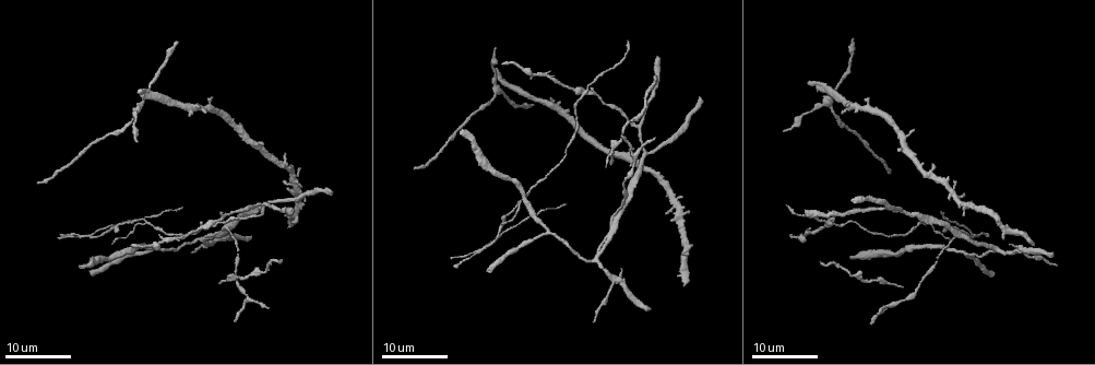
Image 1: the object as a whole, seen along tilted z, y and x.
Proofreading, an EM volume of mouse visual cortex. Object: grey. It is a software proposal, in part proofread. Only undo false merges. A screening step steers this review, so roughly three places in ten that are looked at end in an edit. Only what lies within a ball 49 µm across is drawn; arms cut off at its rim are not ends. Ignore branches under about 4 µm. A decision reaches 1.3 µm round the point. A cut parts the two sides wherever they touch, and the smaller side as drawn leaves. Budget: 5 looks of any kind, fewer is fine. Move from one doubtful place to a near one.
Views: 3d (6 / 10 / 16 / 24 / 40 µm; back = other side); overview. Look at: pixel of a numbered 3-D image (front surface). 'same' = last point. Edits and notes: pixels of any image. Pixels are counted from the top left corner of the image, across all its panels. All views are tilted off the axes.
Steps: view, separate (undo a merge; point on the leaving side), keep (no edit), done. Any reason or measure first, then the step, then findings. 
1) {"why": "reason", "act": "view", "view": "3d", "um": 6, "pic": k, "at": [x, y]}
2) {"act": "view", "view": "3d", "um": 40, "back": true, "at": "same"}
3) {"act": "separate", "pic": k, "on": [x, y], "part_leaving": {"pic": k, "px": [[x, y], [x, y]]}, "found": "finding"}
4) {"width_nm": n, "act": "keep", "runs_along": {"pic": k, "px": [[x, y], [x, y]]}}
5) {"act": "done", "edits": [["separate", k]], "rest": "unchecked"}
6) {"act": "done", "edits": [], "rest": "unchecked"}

{"act": "view", "view": "3d", "um": 24, "pic": 1, "at": [612, 282]}

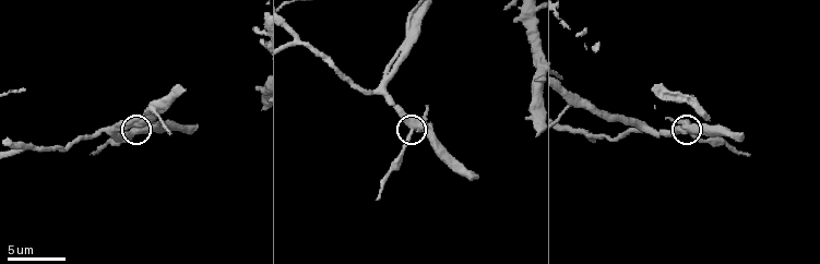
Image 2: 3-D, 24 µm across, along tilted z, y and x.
{"act": "view", "view": "3d", "um": 10, "pic": 2, "at": [414, 128]}

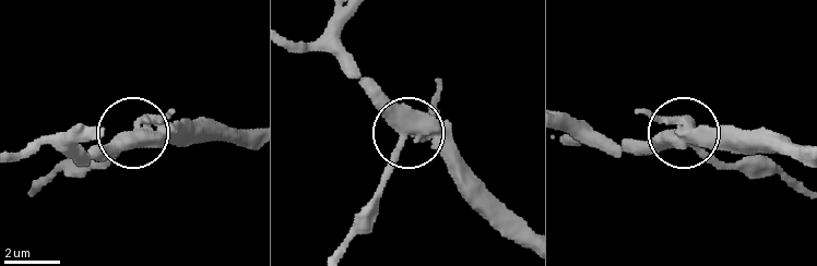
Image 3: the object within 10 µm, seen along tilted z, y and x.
{"arms": 3, "act": "separate", "pic": 3, "on": [385, 171], "part_leaving": {"pic": 3, "px": [[401, 142], [378, 183], [374, 212], [347, 249]]}, "found": "a second cell is stuck on"}

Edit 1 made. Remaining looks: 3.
{"act": "view", "view": "overview"}

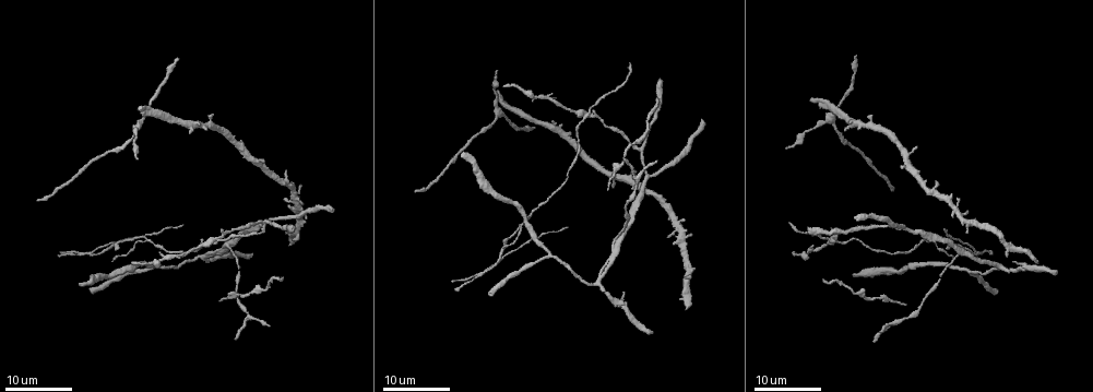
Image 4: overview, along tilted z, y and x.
{"act": "view", "view": "3d", "um": 16, "pic": 4, "at": [226, 245]}

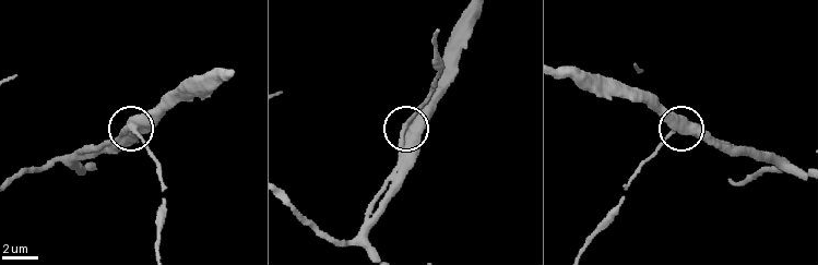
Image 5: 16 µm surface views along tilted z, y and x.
{"act": "view", "view": "3d", "um": 6, "pic": 5, "at": [408, 120]}

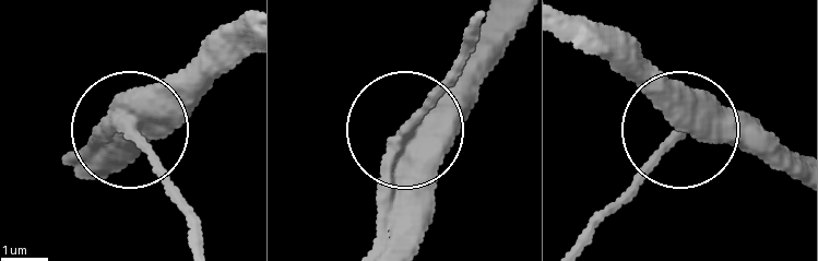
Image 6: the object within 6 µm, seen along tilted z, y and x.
{"width_nm": 400, "act": "keep", "runs_along": {"pic": 6, "px": [[248, 47], [139, 140], [198, 218]]}, "found": "continuous, no second cell"}

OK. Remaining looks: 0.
{"act": "done", "edits": [["separate", 3]], "rest": "unchecked"}

